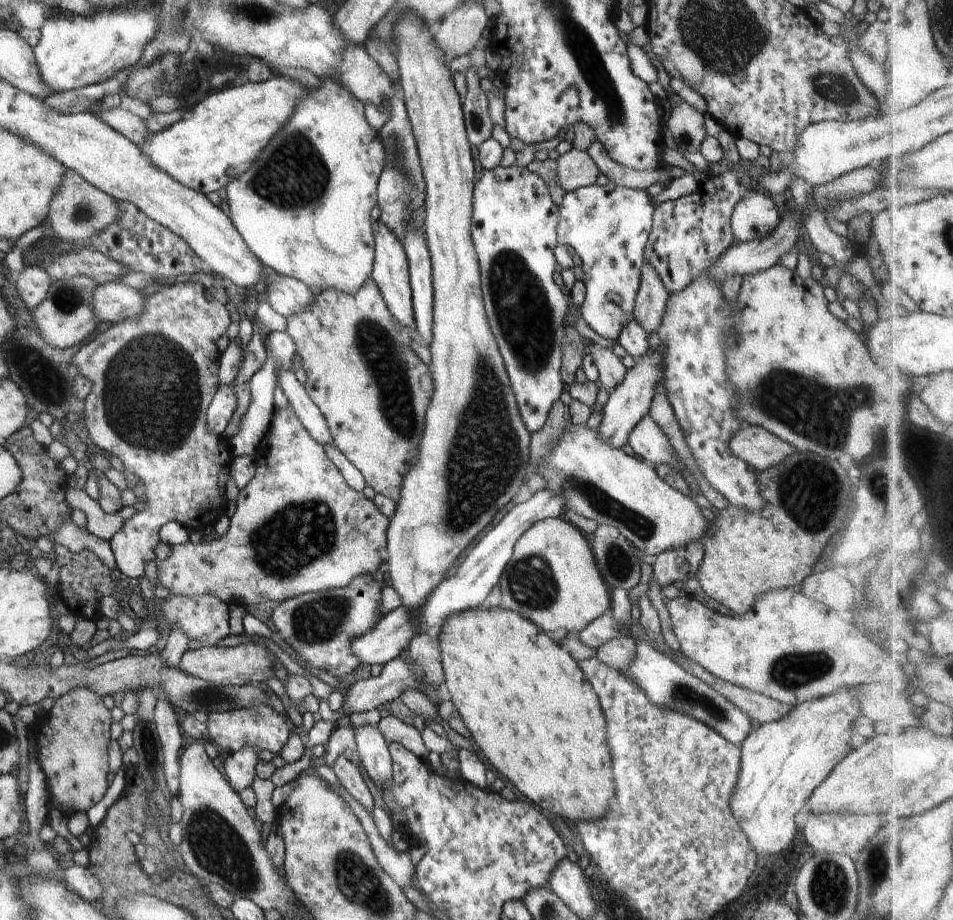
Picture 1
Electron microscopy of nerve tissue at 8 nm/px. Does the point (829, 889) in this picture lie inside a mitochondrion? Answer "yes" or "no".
yes

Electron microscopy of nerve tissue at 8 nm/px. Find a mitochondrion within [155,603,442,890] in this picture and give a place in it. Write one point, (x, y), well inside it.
(211, 695)

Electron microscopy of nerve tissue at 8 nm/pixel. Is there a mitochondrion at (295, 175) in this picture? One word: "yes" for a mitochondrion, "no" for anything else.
yes

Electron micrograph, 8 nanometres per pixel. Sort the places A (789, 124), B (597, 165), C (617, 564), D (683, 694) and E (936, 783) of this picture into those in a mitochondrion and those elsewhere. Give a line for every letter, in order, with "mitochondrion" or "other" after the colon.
A: other
B: other
C: mitochondrion
D: mitochondrion
E: other

